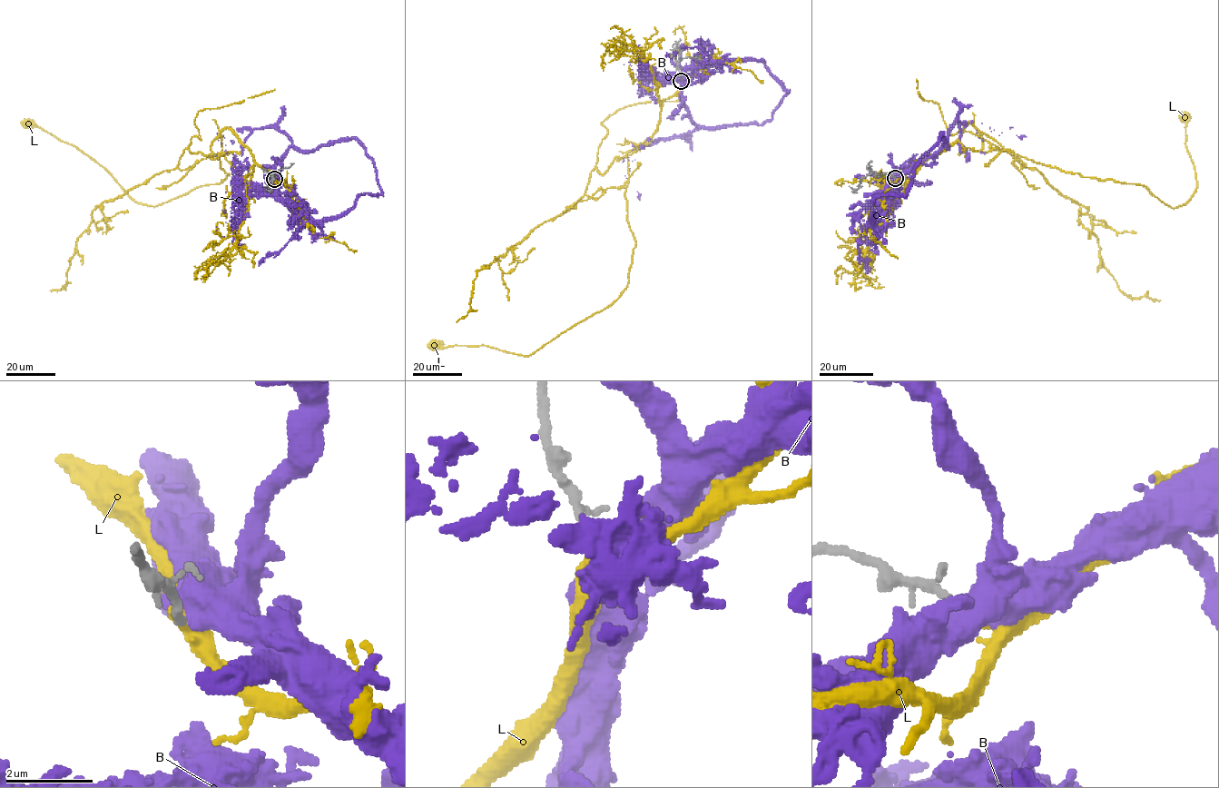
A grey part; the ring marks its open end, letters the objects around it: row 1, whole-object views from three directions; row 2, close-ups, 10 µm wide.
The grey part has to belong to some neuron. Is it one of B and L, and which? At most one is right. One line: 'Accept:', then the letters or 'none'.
Accept: L

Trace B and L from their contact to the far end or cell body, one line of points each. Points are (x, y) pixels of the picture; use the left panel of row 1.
B: (275, 179), (275, 167), (291, 144), (286, 134), (272, 127), (230, 128), (220, 138), (217, 132), (233, 142)
L: (275, 179), (224, 129), (218, 159), (229, 174), (221, 182), (150, 206), (137, 202), (77, 148), (28, 123)

